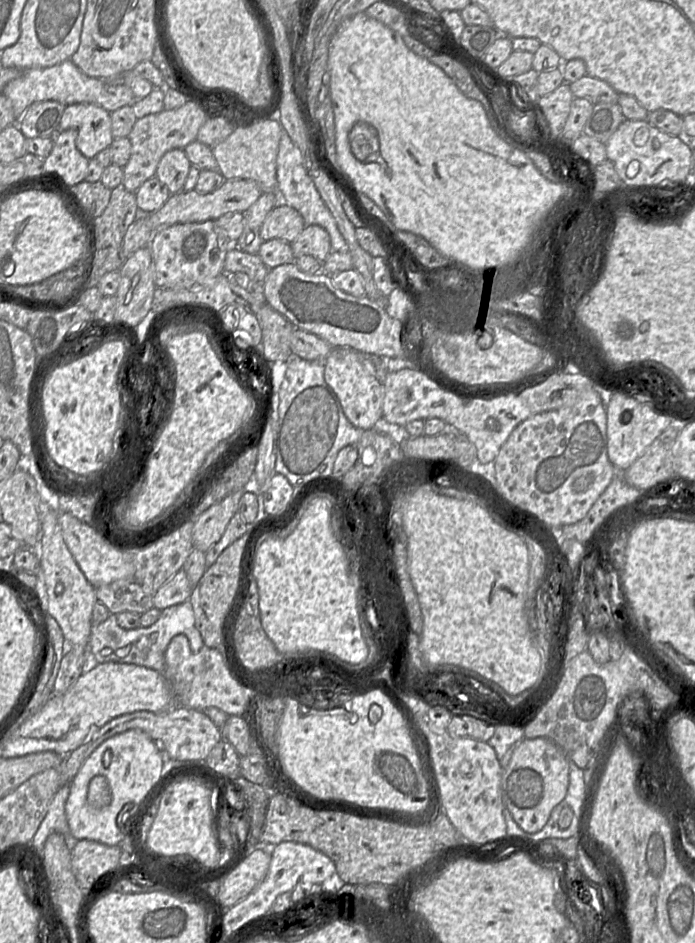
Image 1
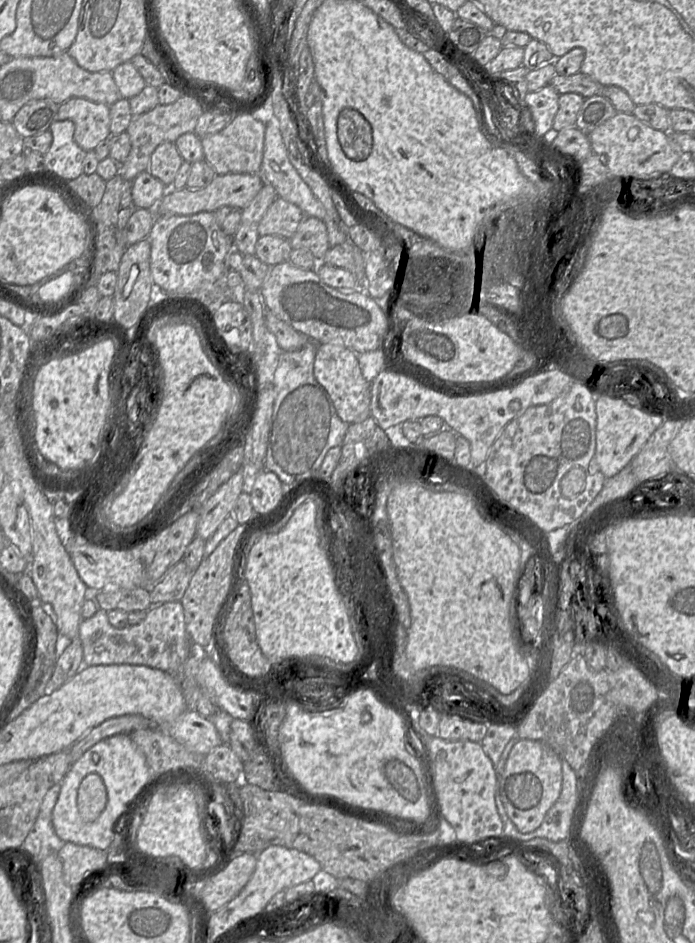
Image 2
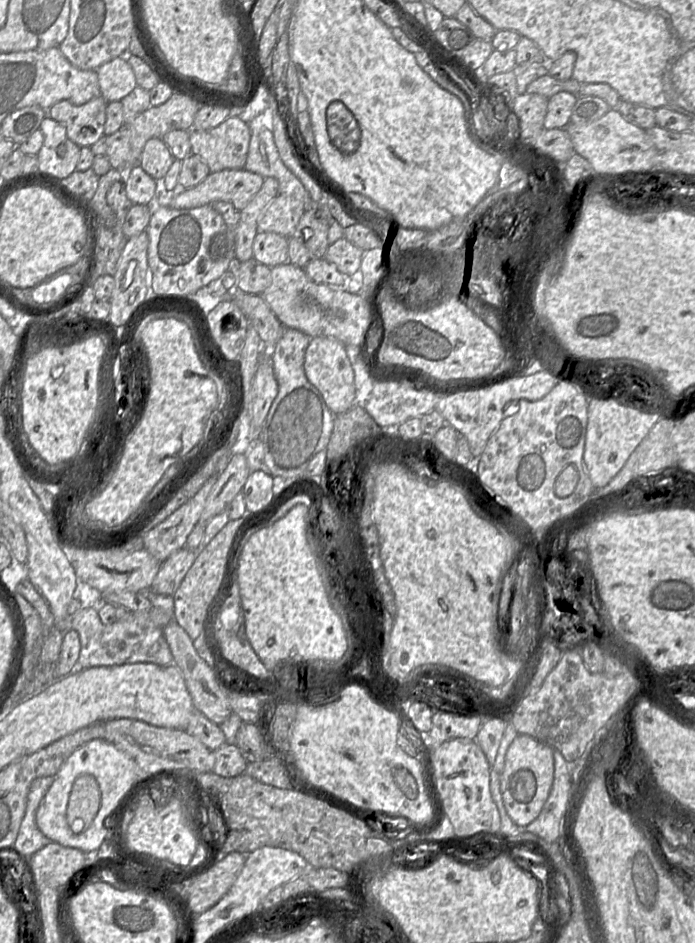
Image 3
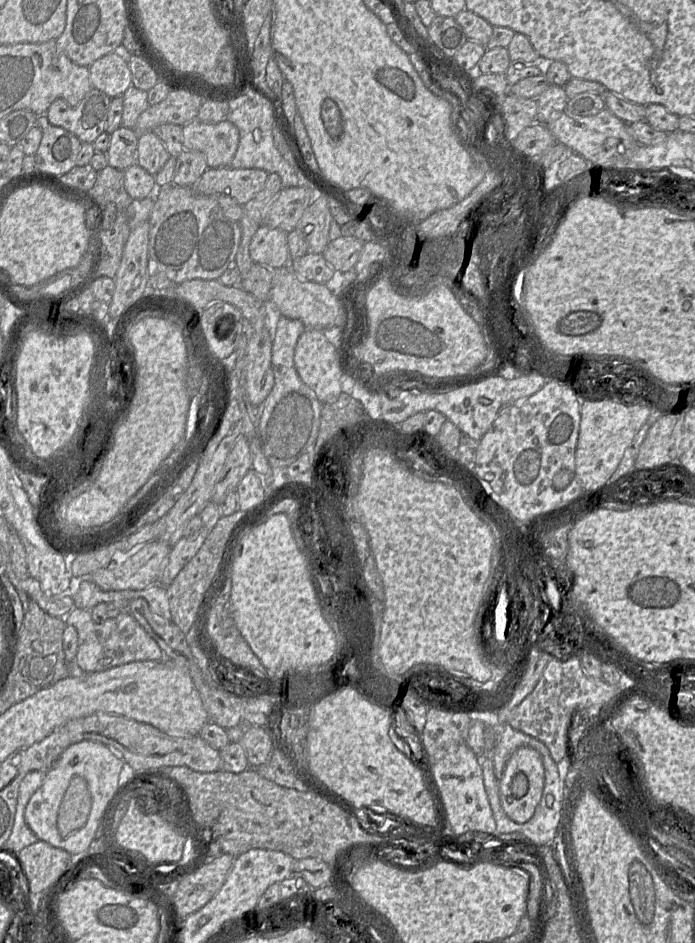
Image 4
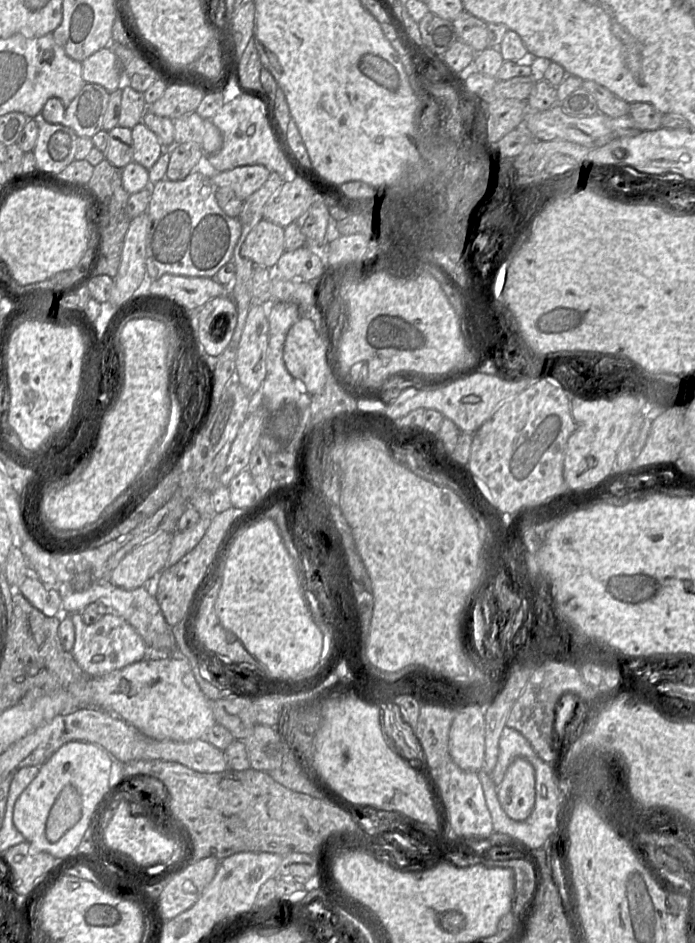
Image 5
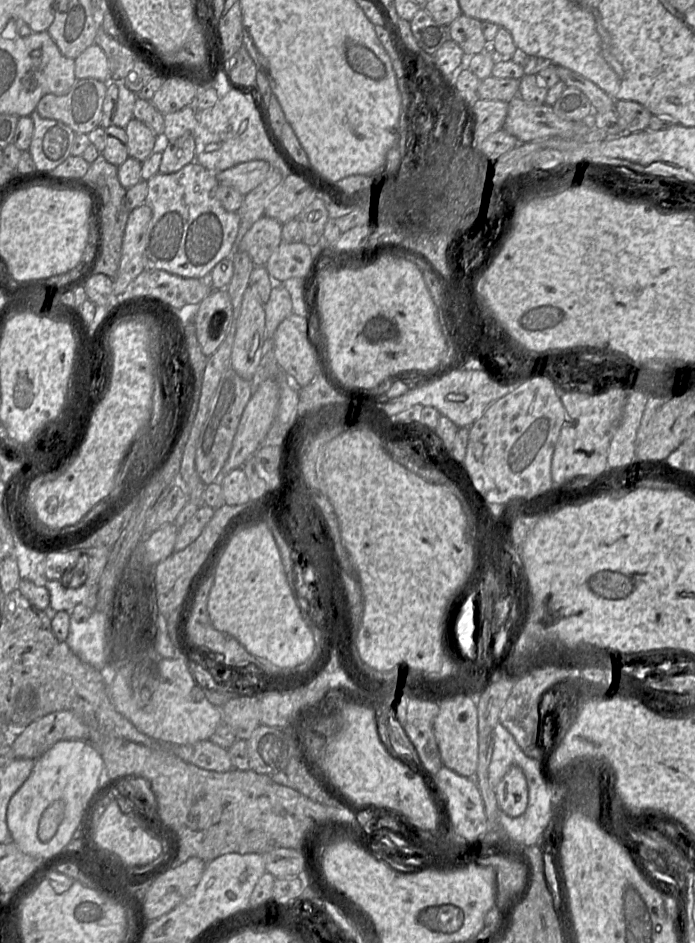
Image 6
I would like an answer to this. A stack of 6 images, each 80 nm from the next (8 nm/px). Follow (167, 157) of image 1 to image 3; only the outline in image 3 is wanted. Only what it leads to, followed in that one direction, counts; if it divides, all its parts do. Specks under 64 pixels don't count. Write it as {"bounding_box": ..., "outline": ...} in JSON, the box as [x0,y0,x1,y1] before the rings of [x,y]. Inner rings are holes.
{"bounding_box":[139,138,174,179],"outline":[[[151,138],[142,150],[139,165],[154,179],[161,179],[174,160],[170,149],[161,138]]]}

